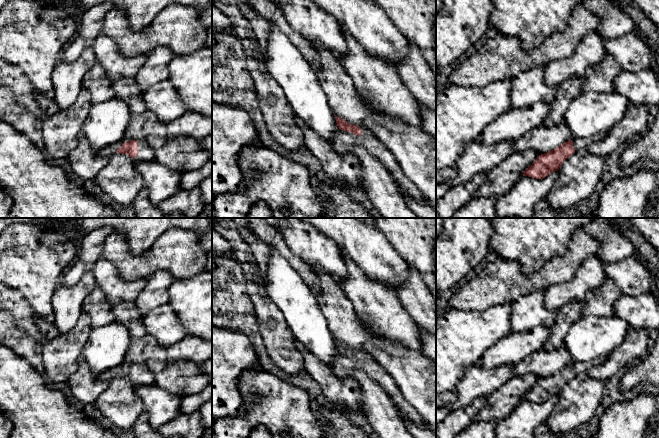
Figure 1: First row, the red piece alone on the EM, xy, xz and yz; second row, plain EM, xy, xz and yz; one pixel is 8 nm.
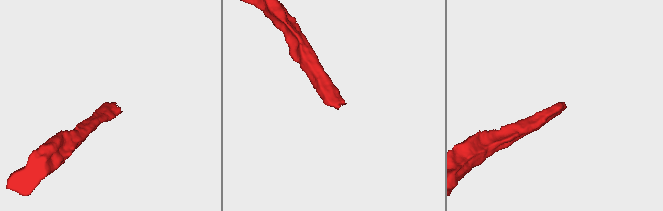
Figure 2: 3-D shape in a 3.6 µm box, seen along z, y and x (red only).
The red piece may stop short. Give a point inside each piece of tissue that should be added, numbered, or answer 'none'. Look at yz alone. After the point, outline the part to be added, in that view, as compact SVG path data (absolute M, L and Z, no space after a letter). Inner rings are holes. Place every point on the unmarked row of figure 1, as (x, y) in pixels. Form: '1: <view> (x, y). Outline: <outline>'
1: yz (580, 367). Outline: M592 359L592 360L586 361L586 362L577 362L572 365L573 365L574 373L575 373L575 375L577 375L580 373L587 373L589 370L591 370L595 366L598 366L601 363L602 363L601 359Z

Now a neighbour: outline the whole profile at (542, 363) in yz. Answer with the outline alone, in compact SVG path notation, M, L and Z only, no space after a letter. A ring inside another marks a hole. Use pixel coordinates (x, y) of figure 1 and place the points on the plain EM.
M562 347L548 351L541 348L513 366L515 376L534 374L539 379L547 377L570 365L570 355Z

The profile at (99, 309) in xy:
M96 287L83 304L83 311L91 318L92 329L115 321L112 307L113 305L106 300L103 291Z

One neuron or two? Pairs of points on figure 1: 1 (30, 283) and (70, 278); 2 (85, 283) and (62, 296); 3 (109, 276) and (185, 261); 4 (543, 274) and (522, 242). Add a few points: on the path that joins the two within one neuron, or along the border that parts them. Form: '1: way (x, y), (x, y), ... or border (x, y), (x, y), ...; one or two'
1: border (74, 260), (64, 270), (59, 283); two
2: way (79, 289), (72, 296), (68, 296); one
3: border (102, 258), (109, 261), (124, 279), (142, 279); two
4: border (560, 255), (551, 257), (527, 277); two

